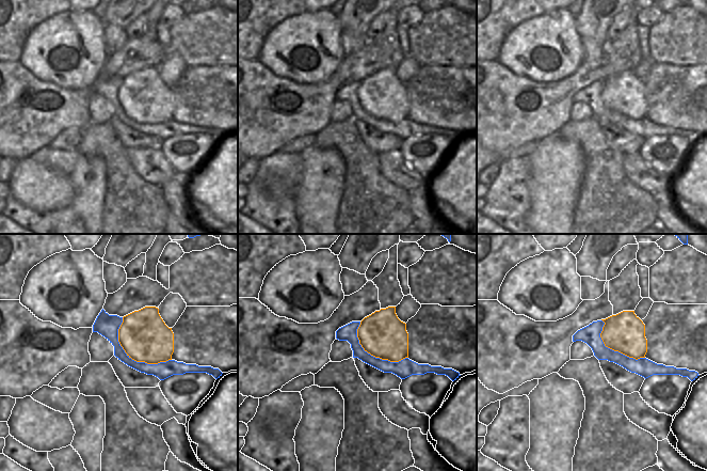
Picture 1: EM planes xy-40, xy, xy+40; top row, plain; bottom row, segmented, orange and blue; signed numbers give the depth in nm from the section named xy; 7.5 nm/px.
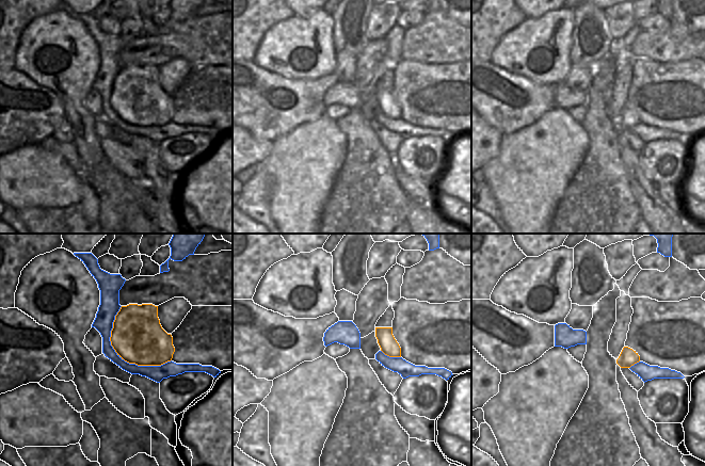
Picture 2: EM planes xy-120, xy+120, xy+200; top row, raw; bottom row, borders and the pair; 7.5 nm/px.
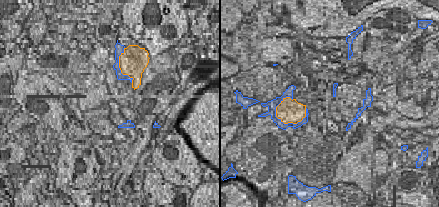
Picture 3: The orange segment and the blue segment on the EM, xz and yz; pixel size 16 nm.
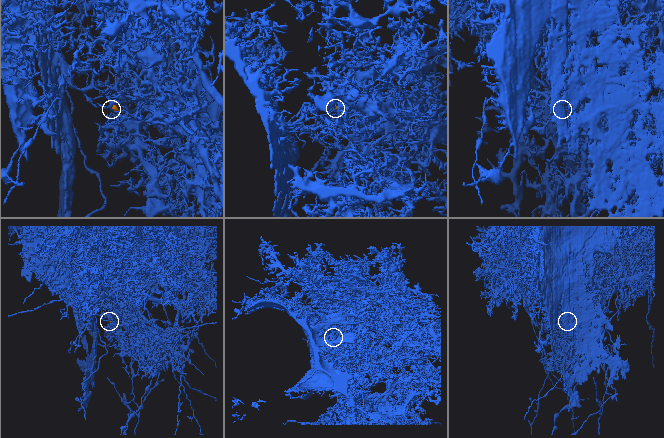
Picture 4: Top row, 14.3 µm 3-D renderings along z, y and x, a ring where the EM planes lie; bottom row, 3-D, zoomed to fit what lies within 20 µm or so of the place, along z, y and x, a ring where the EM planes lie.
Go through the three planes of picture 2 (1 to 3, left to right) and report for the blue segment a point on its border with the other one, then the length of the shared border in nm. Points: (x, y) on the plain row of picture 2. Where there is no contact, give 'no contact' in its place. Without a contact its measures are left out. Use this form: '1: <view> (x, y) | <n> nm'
1: xy-120 (121, 117) | 550 nm
2: xy+120 (390, 117) | 160 nm
3: xy+200 (634, 125) | 100 nm

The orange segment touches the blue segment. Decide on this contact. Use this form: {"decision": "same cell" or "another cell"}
{"decision": "another cell"}

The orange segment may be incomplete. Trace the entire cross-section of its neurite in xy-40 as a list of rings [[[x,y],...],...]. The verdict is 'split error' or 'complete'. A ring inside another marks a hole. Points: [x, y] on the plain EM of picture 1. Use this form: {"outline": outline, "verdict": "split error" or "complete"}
{"outline": [[[145,67],[123,78],[118,103],[136,123],[158,125],[172,121],[174,94],[156,67]]], "verdict": "complete"}

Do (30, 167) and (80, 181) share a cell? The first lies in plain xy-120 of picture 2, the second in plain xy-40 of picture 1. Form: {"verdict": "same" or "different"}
{"verdict": "different"}

